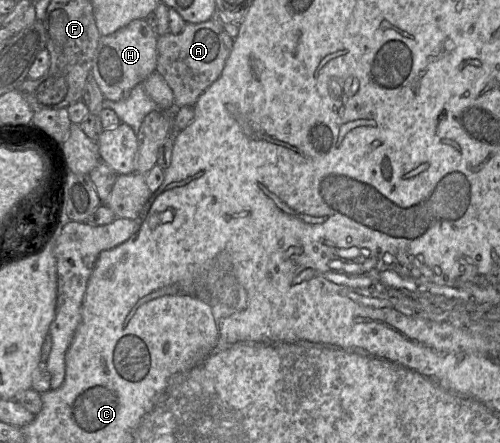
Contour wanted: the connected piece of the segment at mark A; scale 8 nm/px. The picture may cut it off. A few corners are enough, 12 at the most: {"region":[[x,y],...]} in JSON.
{"region":[[212,19],[157,38],[174,106],[194,106],[234,39]]}

